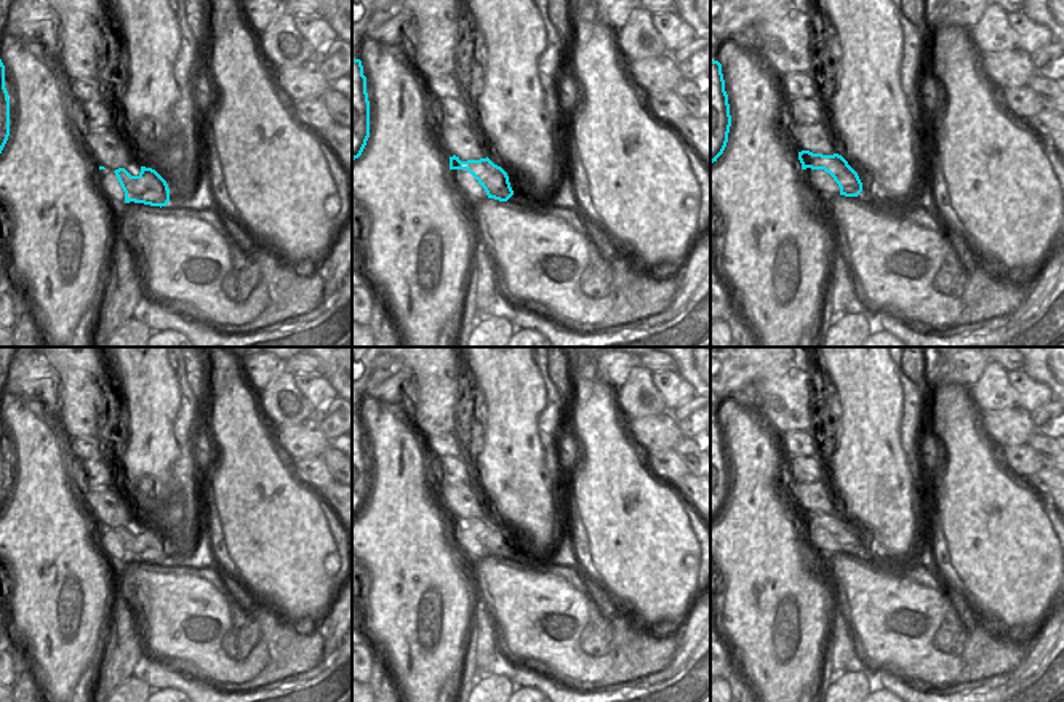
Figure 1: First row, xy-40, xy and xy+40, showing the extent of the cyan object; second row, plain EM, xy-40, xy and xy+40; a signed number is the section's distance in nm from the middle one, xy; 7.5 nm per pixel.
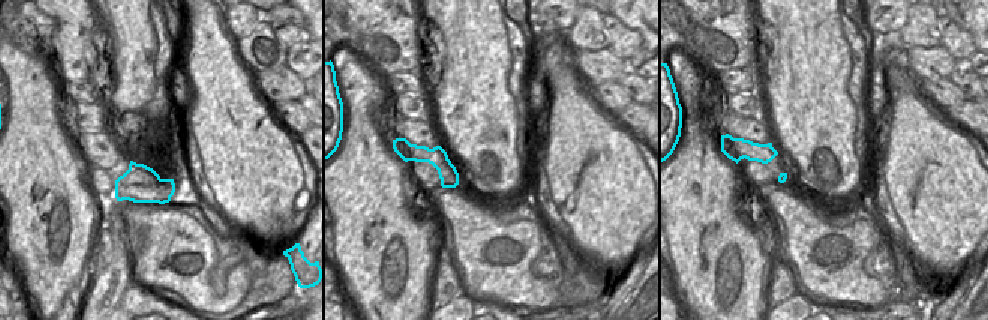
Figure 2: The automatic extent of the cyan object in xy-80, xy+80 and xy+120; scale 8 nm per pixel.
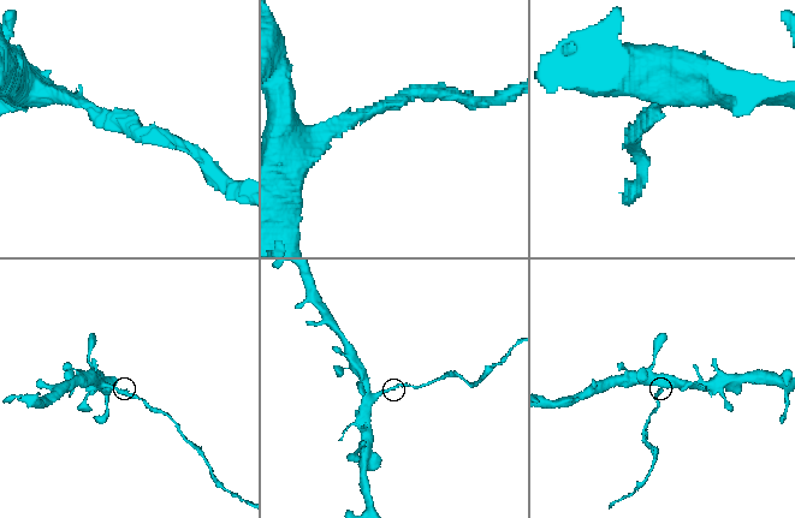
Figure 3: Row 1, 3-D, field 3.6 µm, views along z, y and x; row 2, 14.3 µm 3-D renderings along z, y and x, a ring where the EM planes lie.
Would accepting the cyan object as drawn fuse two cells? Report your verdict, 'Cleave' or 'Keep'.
Cleave

